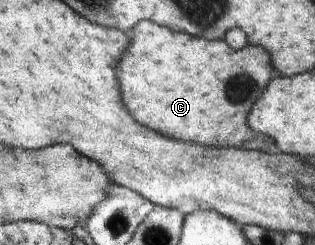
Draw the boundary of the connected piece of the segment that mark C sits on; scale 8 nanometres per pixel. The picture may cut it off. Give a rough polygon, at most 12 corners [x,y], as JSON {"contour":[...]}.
{"contour":[[144,20],[120,62],[140,124],[176,140],[278,153],[247,121],[276,76]]}

